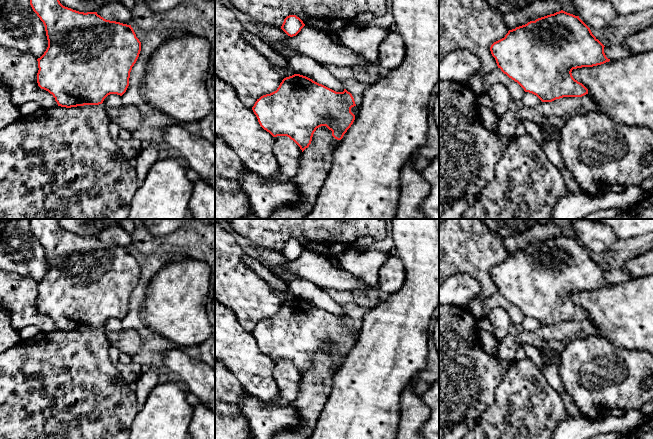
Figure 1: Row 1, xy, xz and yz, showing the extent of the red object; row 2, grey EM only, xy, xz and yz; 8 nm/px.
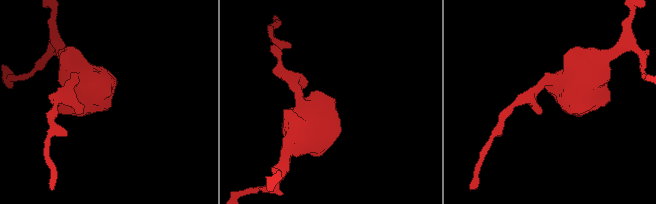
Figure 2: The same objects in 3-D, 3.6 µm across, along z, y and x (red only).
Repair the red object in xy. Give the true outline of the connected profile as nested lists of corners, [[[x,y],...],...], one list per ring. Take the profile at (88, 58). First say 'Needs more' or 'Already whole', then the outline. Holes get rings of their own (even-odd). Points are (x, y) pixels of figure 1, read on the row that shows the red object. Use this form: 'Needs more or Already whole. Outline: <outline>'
Already whole. Outline: [[[30,0],[33,11],[45,26],[48,47],[37,59],[37,83],[41,89],[53,95],[58,106],[71,108],[84,105],[99,105],[110,94],[122,96],[128,86],[132,67],[136,63],[141,42],[131,25],[106,20],[97,12],[79,12],[63,6],[59,0]]]

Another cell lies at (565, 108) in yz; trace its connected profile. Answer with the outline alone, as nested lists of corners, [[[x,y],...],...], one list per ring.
[[[586,94],[582,97],[563,97],[552,102],[541,102],[534,107],[520,105],[515,118],[519,122],[530,120],[538,125],[561,128],[570,118],[596,110],[598,104]]]

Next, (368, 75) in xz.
[[[378,63],[372,66],[355,66],[352,68],[352,71],[353,78],[367,86],[376,83],[384,73]]]

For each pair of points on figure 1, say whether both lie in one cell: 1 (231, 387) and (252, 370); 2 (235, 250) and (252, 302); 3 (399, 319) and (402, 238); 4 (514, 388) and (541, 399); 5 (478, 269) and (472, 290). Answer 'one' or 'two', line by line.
1: two
2: one
3: one
4: one
5: two

